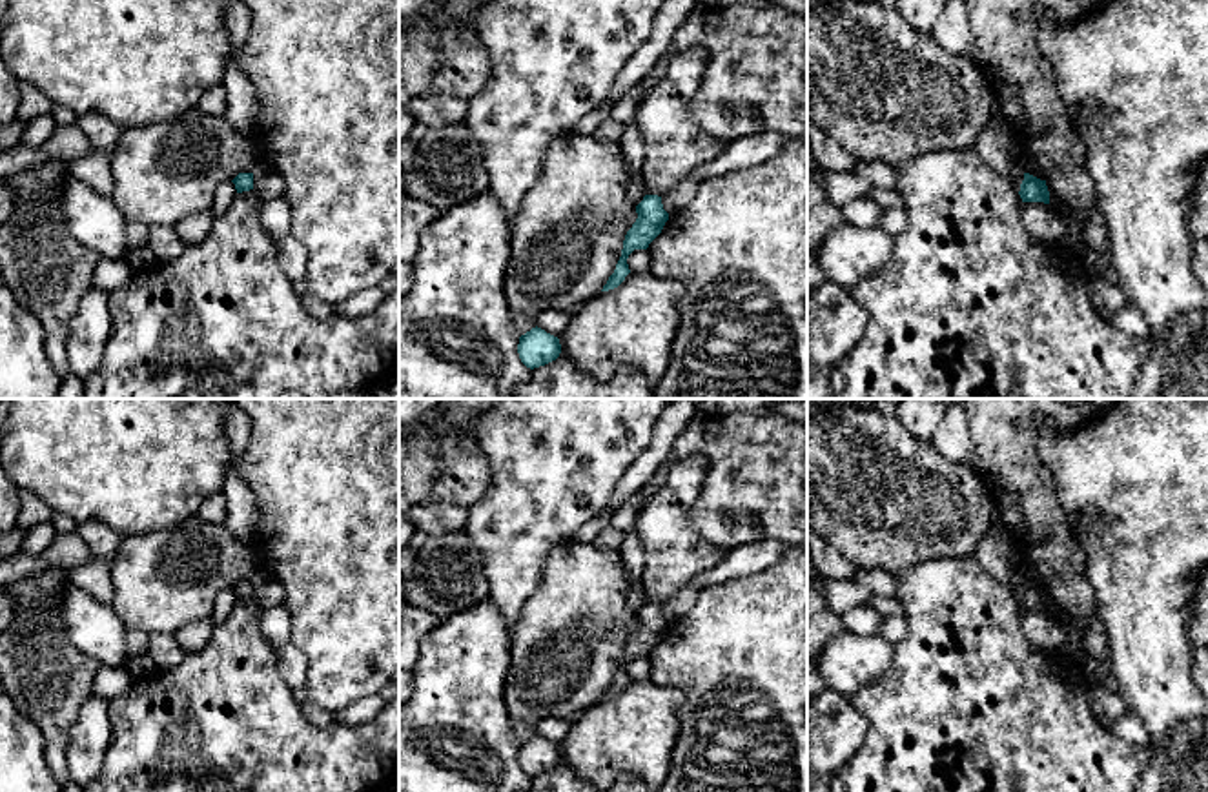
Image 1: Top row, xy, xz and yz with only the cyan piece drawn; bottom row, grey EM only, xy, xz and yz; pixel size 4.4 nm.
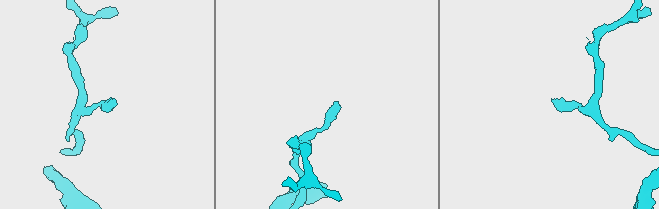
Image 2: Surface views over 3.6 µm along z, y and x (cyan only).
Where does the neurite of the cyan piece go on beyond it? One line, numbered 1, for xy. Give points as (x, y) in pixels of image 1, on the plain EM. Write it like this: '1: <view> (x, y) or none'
1: none

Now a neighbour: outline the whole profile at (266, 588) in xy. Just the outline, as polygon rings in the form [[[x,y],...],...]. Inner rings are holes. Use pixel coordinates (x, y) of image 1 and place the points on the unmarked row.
[[[259,572],[253,579],[253,597],[262,606],[275,606],[284,603],[284,588],[271,574]]]

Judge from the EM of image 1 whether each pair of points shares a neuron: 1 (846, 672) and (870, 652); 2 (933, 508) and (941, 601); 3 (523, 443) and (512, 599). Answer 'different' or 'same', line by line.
1: same
2: different
3: same

